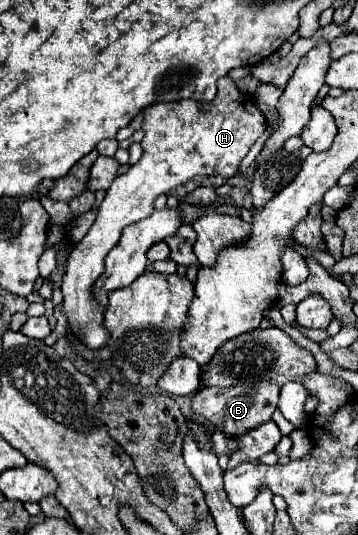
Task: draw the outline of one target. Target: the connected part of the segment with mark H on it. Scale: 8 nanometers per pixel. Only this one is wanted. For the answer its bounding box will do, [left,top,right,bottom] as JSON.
[63,77,267,349]

